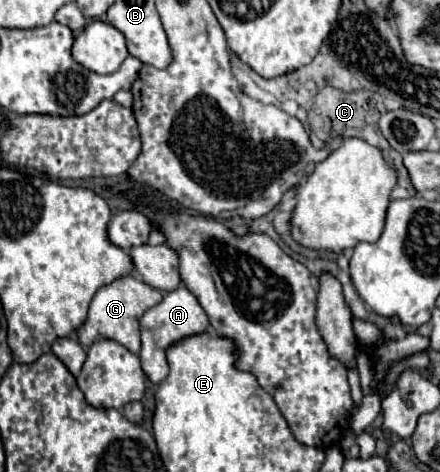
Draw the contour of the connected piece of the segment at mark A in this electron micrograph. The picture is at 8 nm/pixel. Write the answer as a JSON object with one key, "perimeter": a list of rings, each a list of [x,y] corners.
{"perimeter":[[[178,286],[176,290],[168,292],[160,304],[146,310],[146,314],[140,318],[140,330],[142,330],[142,340],[144,340],[144,356],[140,350],[140,360],[142,360],[144,374],[154,384],[164,382],[164,378],[168,376],[168,362],[166,362],[168,346],[182,342],[184,338],[208,332],[208,328],[210,328],[208,316],[204,314],[196,296],[186,286]]]}

